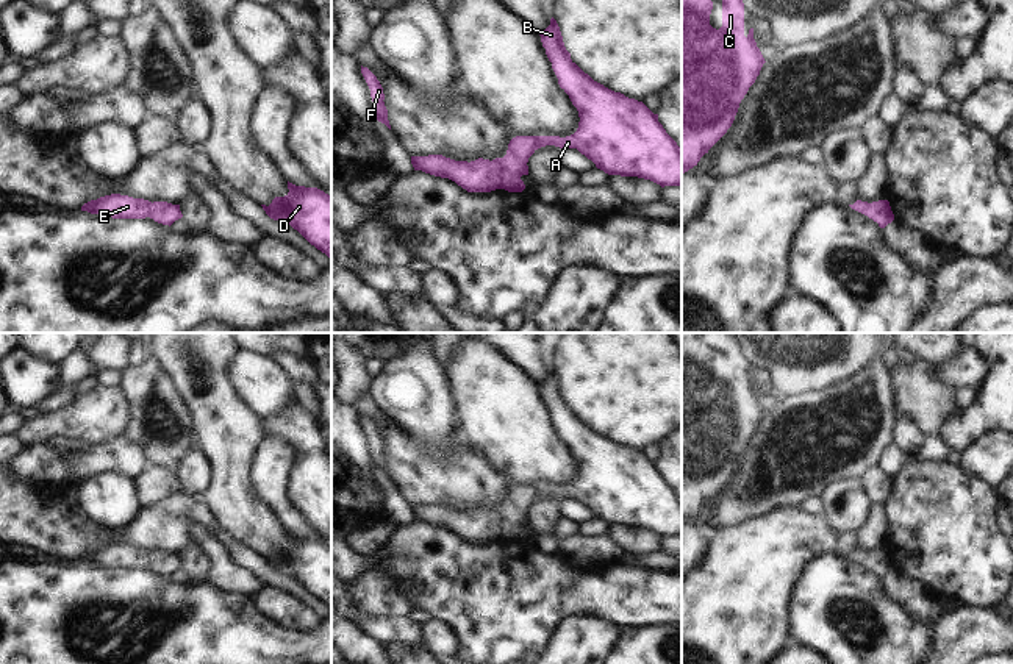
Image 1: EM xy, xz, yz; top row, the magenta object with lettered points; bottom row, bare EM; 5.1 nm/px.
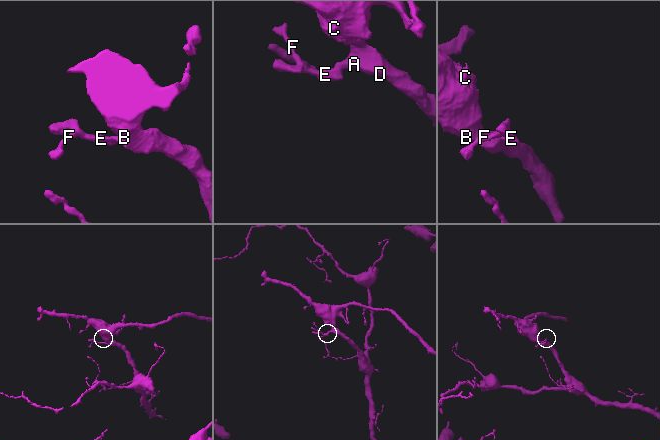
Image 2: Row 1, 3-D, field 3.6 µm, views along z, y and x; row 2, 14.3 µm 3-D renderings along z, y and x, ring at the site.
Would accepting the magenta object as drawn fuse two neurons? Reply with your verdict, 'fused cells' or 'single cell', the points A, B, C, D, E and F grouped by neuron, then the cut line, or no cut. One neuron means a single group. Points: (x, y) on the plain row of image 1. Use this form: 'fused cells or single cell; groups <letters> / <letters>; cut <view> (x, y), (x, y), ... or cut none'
single cell; groups A B C D E F; cut none

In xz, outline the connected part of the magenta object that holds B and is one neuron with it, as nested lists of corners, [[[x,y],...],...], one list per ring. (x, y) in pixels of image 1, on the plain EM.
[[[552,367],[550,375],[539,381],[546,405],[558,428],[560,437],[569,445],[578,461],[578,478],[574,484],[560,486],[516,486],[510,491],[506,505],[492,511],[478,508],[475,511],[455,511],[442,505],[411,506],[414,520],[449,528],[467,542],[491,542],[505,539],[508,542],[522,542],[525,539],[522,525],[528,525],[528,508],[541,497],[555,495],[560,498],[577,498],[591,509],[597,519],[608,525],[638,527],[650,530],[661,537],[682,536],[682,498],[666,483],[653,464],[643,452],[628,448],[594,431],[585,423],[566,400],[557,370]]]

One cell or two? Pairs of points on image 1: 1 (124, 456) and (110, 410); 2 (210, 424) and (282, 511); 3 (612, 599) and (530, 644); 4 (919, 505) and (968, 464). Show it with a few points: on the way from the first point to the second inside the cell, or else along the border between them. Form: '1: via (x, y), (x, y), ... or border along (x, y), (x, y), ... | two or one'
1: border along (124, 435), (93, 447) | two
2: border along (263, 441), (255, 460), (254, 488), (272, 508) | two
3: via (590, 599), (569, 599), (546, 622) | one
4: border along (959, 466), (965, 472), (995, 486) | two

